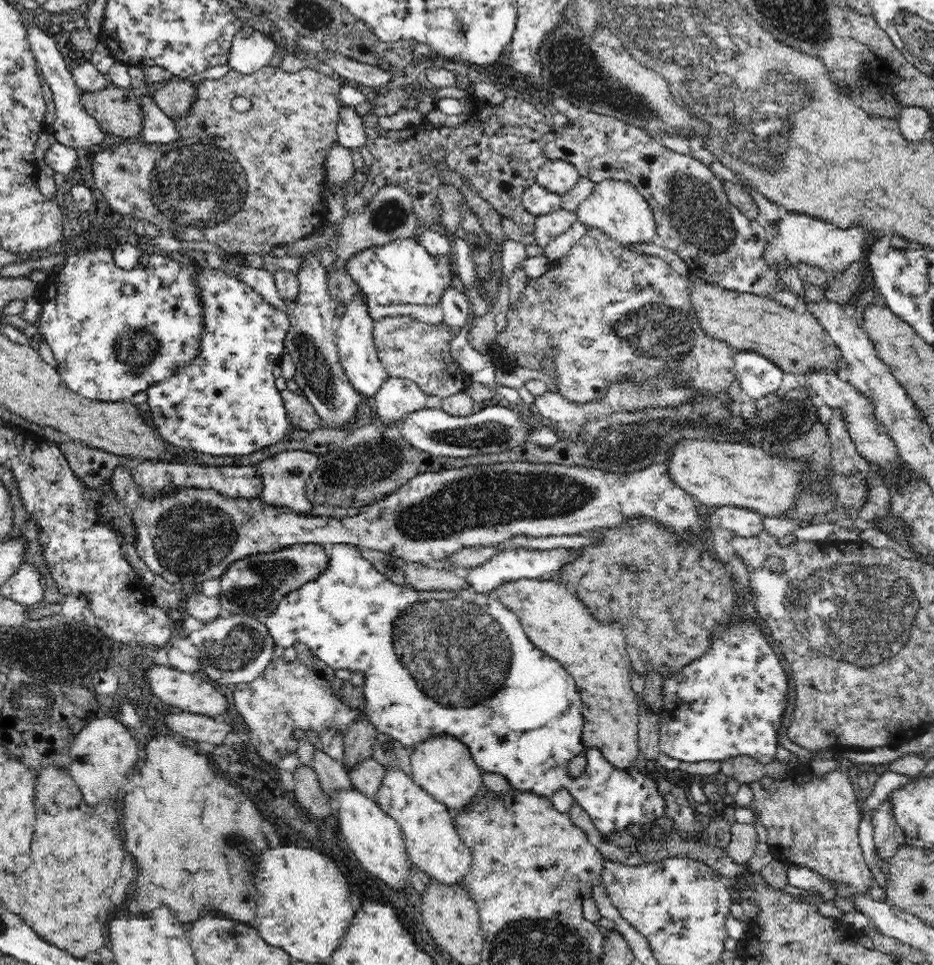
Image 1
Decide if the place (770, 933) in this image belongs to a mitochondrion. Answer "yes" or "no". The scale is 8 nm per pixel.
no

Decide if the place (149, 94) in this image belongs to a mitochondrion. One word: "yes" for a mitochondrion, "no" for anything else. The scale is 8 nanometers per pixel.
no

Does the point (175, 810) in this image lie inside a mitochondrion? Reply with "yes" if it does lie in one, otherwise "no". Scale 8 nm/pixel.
no

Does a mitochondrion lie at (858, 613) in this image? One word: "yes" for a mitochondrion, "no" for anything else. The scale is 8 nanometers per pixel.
yes

